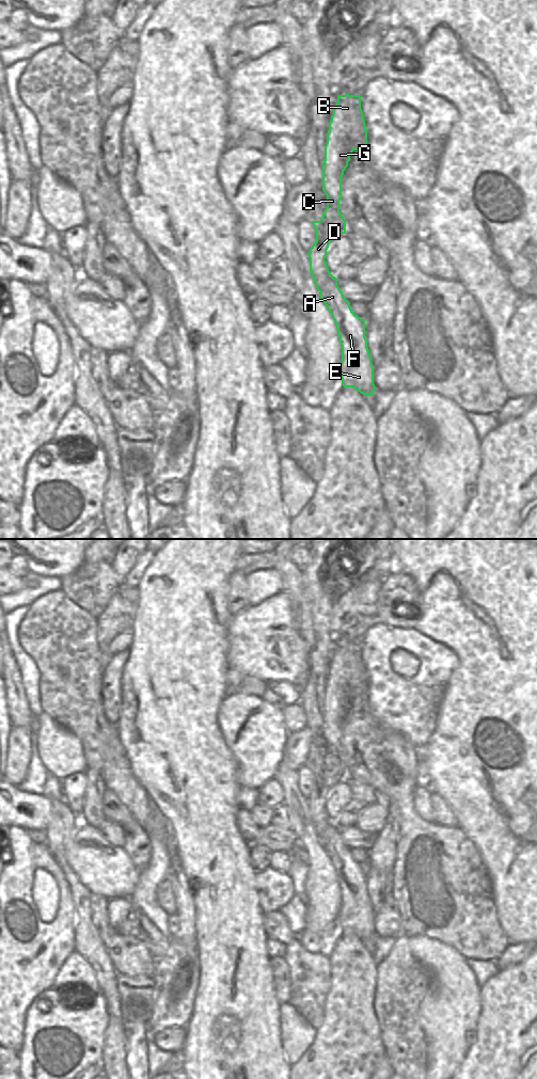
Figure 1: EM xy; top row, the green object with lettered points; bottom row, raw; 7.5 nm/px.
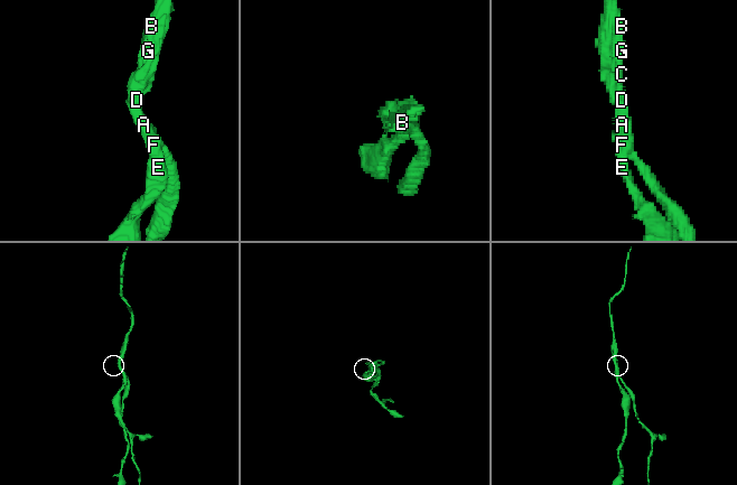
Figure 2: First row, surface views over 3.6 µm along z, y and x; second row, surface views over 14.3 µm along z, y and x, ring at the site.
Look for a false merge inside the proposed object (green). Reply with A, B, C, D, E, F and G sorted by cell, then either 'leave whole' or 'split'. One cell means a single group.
A E F / B C D G; split

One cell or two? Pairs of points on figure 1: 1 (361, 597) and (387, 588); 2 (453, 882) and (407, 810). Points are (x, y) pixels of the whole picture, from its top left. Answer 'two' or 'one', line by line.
1: two
2: one

